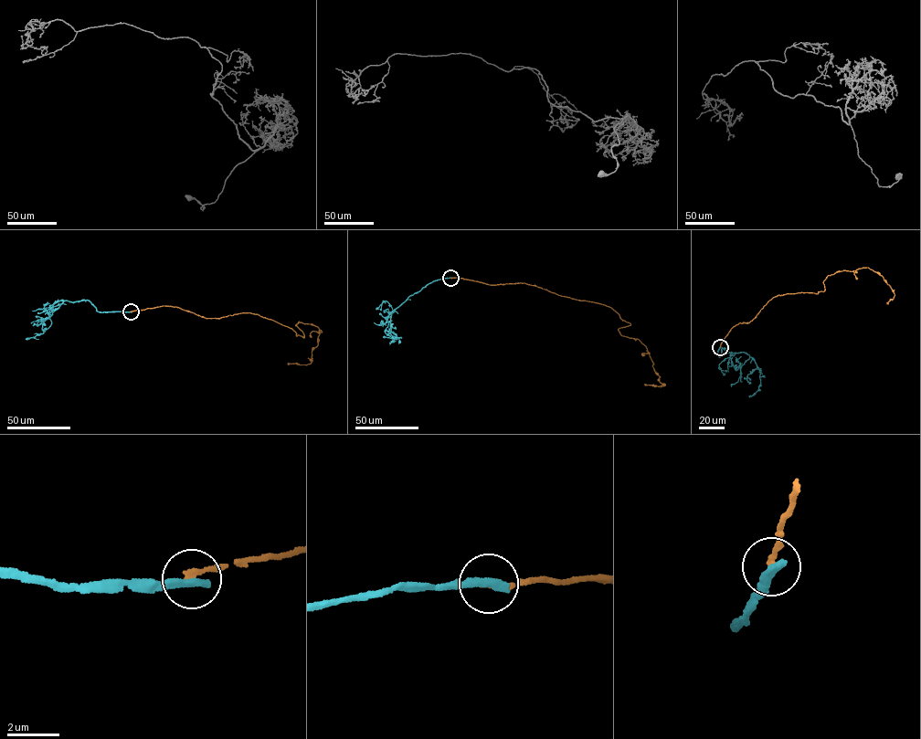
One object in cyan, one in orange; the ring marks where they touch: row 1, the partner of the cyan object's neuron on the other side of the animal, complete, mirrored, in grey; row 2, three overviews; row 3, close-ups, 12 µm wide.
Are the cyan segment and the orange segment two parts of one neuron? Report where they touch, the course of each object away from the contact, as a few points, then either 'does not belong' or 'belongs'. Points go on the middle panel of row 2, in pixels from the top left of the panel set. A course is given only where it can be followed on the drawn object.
place (450, 278); course cyan (450, 278), (428, 283), (395, 309), (391, 313), (390, 330), (401, 337), (386, 334), (386, 329); course orange (450, 278), (525, 283), (610, 307), (630, 323), (620, 333), (645, 345), (665, 385), (645, 385); does not belong

